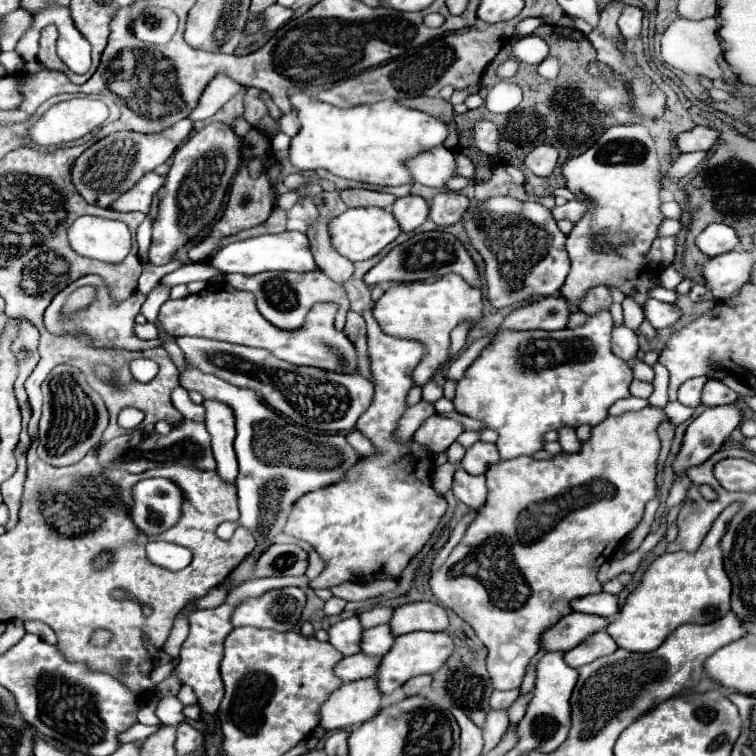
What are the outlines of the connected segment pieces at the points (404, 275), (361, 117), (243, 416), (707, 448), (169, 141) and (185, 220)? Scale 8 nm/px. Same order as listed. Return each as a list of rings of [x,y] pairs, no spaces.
[[[431,231],[431,233],[417,233],[409,241],[393,247],[371,271],[363,275],[365,285],[379,285],[385,281],[397,281],[397,283],[415,283],[415,281],[437,281],[439,277],[447,273],[461,275],[469,285],[481,287],[481,279],[477,273],[477,267],[465,247],[449,233],[443,231]]]
[[[299,91],[291,95],[299,111],[301,131],[291,139],[291,163],[299,171],[327,169],[337,177],[371,185],[413,183],[403,161],[415,153],[441,145],[447,137],[447,125],[427,113],[401,107],[397,101],[379,101],[341,109]]]
[[[183,365],[179,371],[179,383],[189,391],[201,393],[203,399],[217,399],[231,405],[235,413],[235,453],[239,461],[237,491],[241,511],[239,523],[255,535],[257,543],[265,543],[281,533],[291,505],[301,495],[341,481],[347,469],[359,461],[359,455],[349,447],[343,435],[311,433],[271,411],[253,391],[225,383],[215,375],[195,369],[195,365]]]
[[[737,403],[705,409],[687,427],[681,451],[673,461],[675,473],[681,475],[691,465],[707,461],[729,439],[733,429],[741,425],[741,421],[743,421],[743,411],[737,407]]]
[[[191,119],[177,121],[173,127],[143,135],[133,131],[117,131],[103,139],[99,139],[95,145],[91,145],[83,155],[75,161],[73,167],[73,185],[81,193],[87,203],[97,207],[111,207],[113,201],[117,201],[119,195],[127,193],[127,189],[133,189],[135,183],[149,171],[153,171],[157,165],[165,163],[171,153],[189,137],[191,133]]]
[[[211,123],[187,139],[175,153],[167,181],[161,189],[157,217],[153,221],[153,241],[149,261],[165,265],[177,257],[177,251],[197,239],[205,227],[217,217],[225,191],[239,165],[239,137],[229,125]]]

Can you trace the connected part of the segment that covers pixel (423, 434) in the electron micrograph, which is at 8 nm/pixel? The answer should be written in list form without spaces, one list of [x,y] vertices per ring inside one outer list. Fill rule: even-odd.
[[[433,415],[423,421],[423,425],[415,431],[415,441],[429,447],[433,453],[447,451],[447,447],[465,431],[465,427],[449,417]]]

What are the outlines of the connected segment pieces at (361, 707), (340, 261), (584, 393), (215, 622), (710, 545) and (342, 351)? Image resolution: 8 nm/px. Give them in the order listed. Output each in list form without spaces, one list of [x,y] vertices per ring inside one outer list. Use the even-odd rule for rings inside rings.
[[[373,677],[343,683],[319,709],[319,727],[325,731],[345,729],[375,717],[381,709],[381,693]]]
[[[325,203],[325,211],[319,215],[319,223],[309,227],[307,231],[315,263],[319,265],[321,271],[325,271],[337,283],[345,283],[353,275],[353,263],[349,263],[349,259],[341,257],[339,253],[333,253],[327,225],[333,217],[341,215],[345,209],[347,209],[345,203]]]
[[[607,309],[603,311],[597,311],[593,315],[587,317],[587,321],[581,325],[581,327],[575,327],[575,329],[561,329],[561,331],[505,331],[505,333],[495,333],[495,339],[493,343],[481,353],[481,359],[477,361],[477,367],[475,363],[465,371],[463,379],[457,383],[457,393],[455,393],[455,409],[463,415],[469,415],[473,419],[479,419],[488,428],[498,431],[498,440],[496,446],[498,448],[501,459],[512,459],[518,456],[527,455],[532,456],[535,451],[543,449],[543,433],[549,431],[549,429],[559,429],[563,425],[569,425],[569,427],[579,427],[583,423],[589,423],[591,427],[601,423],[605,417],[607,417],[607,409],[619,401],[619,399],[627,399],[629,397],[629,385],[633,381],[633,373],[631,373],[631,367],[619,359],[617,355],[613,355],[611,351],[611,329],[613,329],[613,319],[611,319],[611,313]]]
[[[269,577],[269,579],[251,579],[245,581],[243,585],[239,585],[229,597],[227,603],[215,607],[215,609],[203,609],[203,611],[195,611],[189,617],[191,629],[189,629],[189,637],[185,639],[179,653],[179,663],[175,667],[175,675],[183,685],[189,685],[195,693],[197,693],[198,702],[202,711],[208,714],[215,714],[223,699],[223,681],[221,681],[221,673],[219,673],[219,665],[223,661],[223,641],[229,635],[229,631],[233,629],[229,617],[235,609],[235,605],[247,597],[257,597],[263,595],[269,589],[279,589],[279,587],[287,587],[287,585],[295,585],[295,587],[303,587],[307,585],[307,577]]]
[[[731,503],[727,509],[723,509],[697,551],[665,553],[647,567],[635,591],[629,593],[617,617],[605,629],[619,647],[635,653],[649,653],[655,651],[679,625],[707,625],[719,621],[729,611],[731,581],[723,569],[719,541],[727,529],[727,523],[737,511],[739,503]]]
[[[213,283],[207,285],[197,295],[187,295],[185,299],[169,299],[161,305],[159,311],[159,321],[167,333],[173,337],[181,335],[191,335],[191,337],[207,337],[207,339],[217,339],[217,341],[227,341],[227,343],[237,343],[237,345],[249,345],[249,347],[263,347],[271,351],[275,357],[285,359],[287,363],[295,365],[311,365],[311,367],[321,367],[321,369],[331,369],[331,371],[355,371],[355,347],[351,341],[345,337],[343,331],[337,331],[333,327],[335,313],[337,313],[335,303],[319,303],[311,307],[311,313],[307,313],[307,323],[301,325],[295,331],[281,331],[269,321],[263,319],[263,315],[255,307],[255,295],[249,291],[237,291],[231,285],[223,283]]]

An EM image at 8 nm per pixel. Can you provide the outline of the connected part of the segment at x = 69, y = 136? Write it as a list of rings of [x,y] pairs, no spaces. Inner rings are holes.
[[[81,97],[52,106],[29,131],[32,142],[41,147],[75,141],[103,125],[109,109],[100,100]]]

